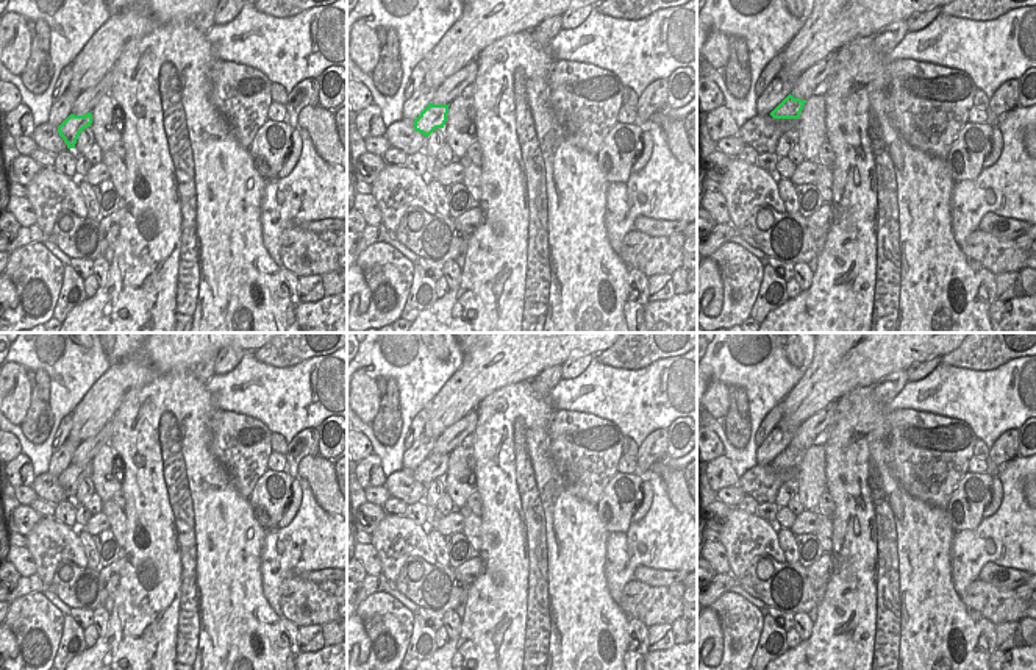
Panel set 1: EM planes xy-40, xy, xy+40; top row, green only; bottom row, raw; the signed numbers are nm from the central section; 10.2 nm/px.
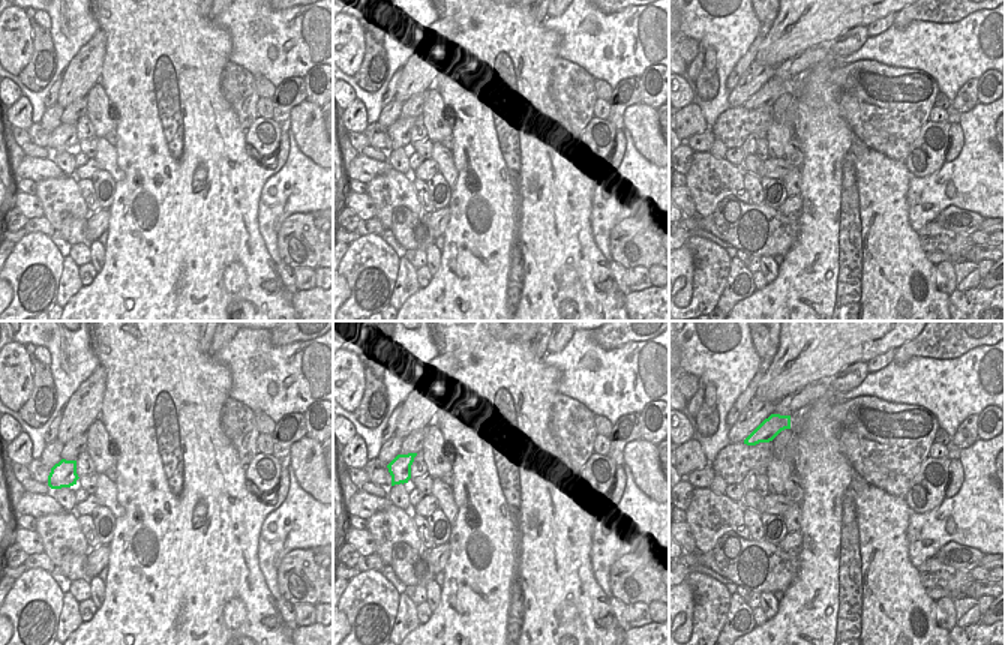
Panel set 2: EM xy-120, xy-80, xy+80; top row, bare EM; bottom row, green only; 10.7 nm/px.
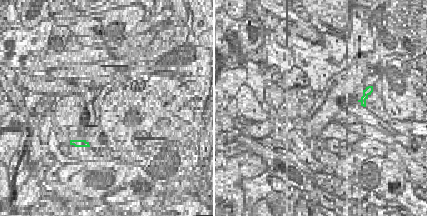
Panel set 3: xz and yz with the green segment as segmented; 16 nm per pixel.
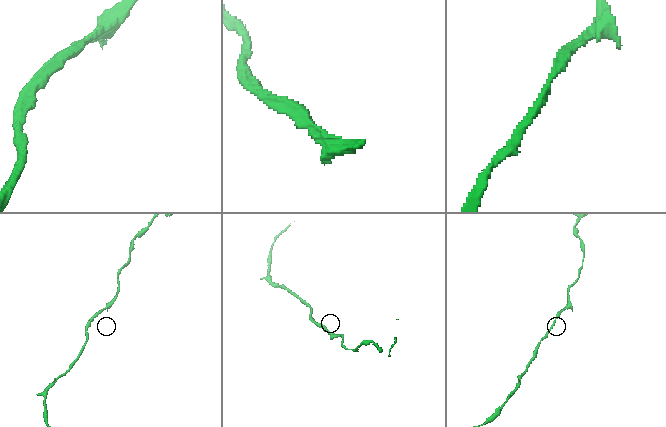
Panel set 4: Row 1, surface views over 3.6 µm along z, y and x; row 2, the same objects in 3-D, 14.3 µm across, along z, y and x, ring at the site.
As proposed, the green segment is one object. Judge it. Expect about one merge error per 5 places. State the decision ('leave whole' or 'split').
leave whole

